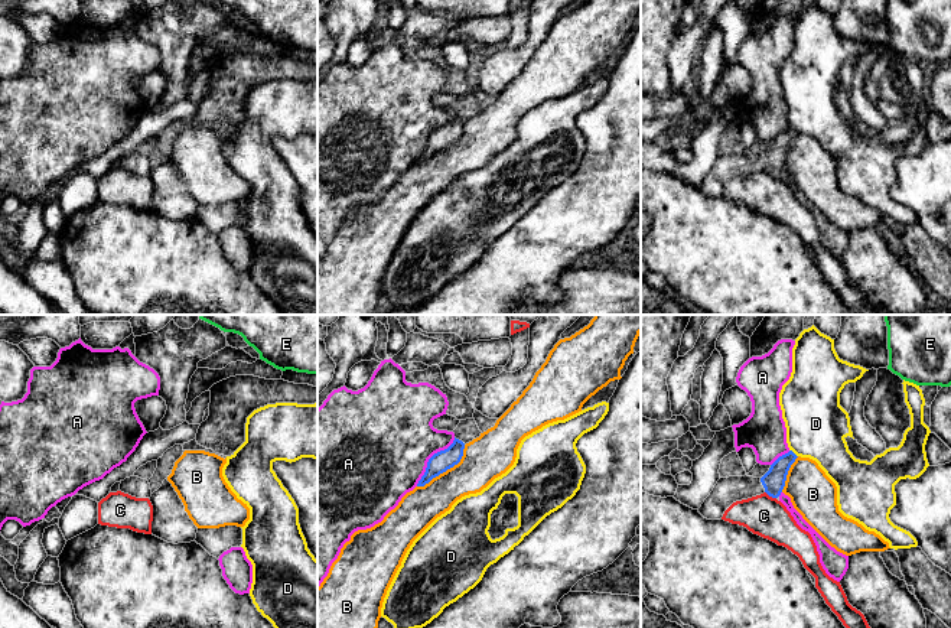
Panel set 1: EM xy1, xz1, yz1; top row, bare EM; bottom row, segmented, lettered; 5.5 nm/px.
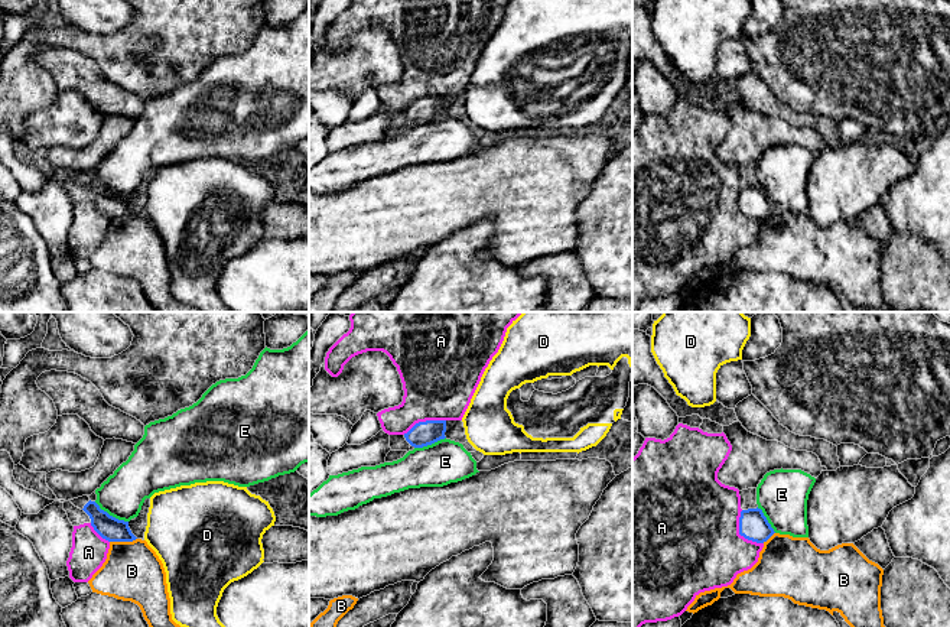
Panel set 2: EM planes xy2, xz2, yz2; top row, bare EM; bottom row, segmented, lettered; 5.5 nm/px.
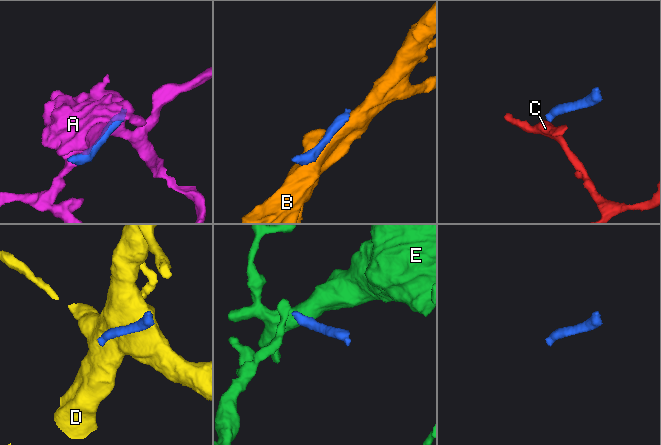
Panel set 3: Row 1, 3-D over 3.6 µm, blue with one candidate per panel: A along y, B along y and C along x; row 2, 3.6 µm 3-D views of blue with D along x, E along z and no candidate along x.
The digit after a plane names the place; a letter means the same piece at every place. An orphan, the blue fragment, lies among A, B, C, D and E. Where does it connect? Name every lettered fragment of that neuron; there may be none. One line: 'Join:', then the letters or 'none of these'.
Join: none of these

